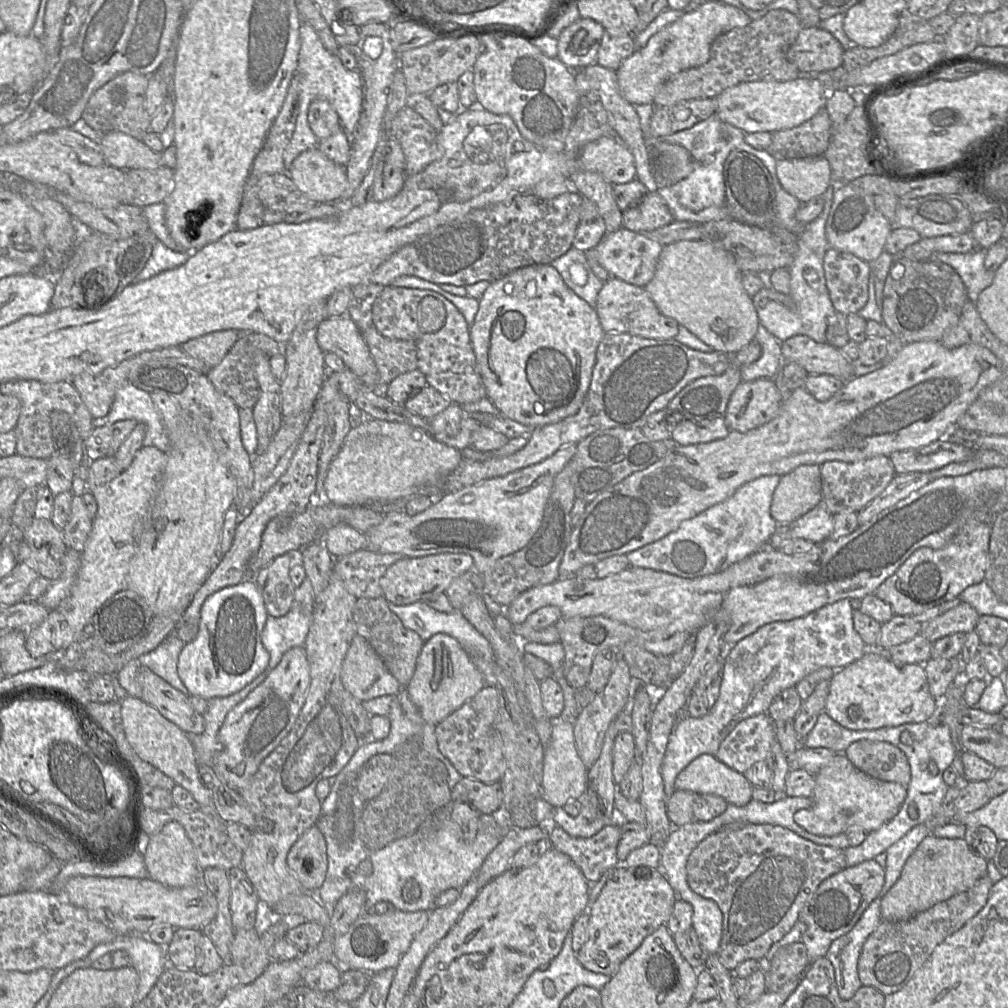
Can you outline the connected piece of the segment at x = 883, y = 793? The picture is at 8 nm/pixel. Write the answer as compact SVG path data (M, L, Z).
M835 753L814 778L812 807L798 810L793 817L799 826L814 835L835 836L845 833L852 826L859 826L867 833L876 830L899 812L907 795L905 786L865 774L843 753Z

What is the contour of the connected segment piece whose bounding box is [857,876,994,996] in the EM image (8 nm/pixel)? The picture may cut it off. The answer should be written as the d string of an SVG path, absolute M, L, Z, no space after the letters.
M985 876L970 889L939 902L906 921L882 921L865 941L858 959L857 970L862 985L874 987L884 996L903 988L934 949L985 906L993 884Z

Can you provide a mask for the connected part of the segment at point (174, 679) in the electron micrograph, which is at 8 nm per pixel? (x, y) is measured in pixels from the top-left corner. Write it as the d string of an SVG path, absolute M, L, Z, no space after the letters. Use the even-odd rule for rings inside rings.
M176 635L167 636L154 650L139 656L138 661L184 695L191 696L177 671L184 645Z

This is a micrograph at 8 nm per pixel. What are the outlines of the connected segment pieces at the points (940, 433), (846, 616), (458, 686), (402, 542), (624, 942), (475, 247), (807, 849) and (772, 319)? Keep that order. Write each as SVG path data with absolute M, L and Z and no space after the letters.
M924 340L908 343L903 346L896 357L881 369L861 376L855 376L844 382L841 389L827 401L818 401L809 393L804 386L795 389L791 395L781 403L778 414L769 422L747 432L730 431L729 434L719 440L708 443L692 444L687 446L674 446L661 460L652 464L644 470L634 472L627 478L599 494L592 501L587 503L586 509L577 522L572 527L571 535L563 558L559 565L558 579L576 577L576 573L582 567L596 563L604 558L614 555L626 555L647 544L660 540L671 532L676 531L686 520L691 519L708 508L719 504L731 497L737 489L744 484L762 476L779 475L783 476L799 466L817 464L822 465L827 461L855 462L875 456L890 456L895 451L916 449L926 446L934 441L945 438L956 426L958 418L975 401L980 392L987 386L994 383L1001 376L1001 362L987 348L977 344L965 344L957 348L946 348L940 341Z
M842 599L826 605L807 616L790 621L776 621L765 624L754 633L728 647L722 655L722 682L720 693L714 706L700 718L681 716L675 723L669 736L661 766L665 795L668 798L675 791L675 780L679 773L694 759L702 754L715 755L721 742L742 720L767 713L772 700L784 689L795 685L811 672L829 667L838 670L859 660L867 650L860 635L854 628L853 608L849 599Z
M437 633L424 642L415 673L406 689L422 719L437 726L486 686L483 674L473 664L462 645L450 635Z
M560 448L539 463L446 493L416 515L408 515L405 510L387 510L381 523L364 533L368 538L367 549L408 557L464 553L473 558L473 569L482 575L499 558L524 548L539 529L554 478L572 456L567 456L565 461L559 461L549 471L542 466L563 452L565 449Z
M621 863L610 873L597 900L586 911L589 914L587 940L576 953L577 960L591 972L612 977L618 971L620 964L641 945L648 935L659 926L666 925L677 899L678 896L659 869L655 869L648 879L639 879L633 875L629 867Z
M571 190L564 194L561 194L552 199L542 199L538 198L531 193L523 193L523 194L516 194L511 198L508 198L504 201L489 204L482 208L474 209L467 214L452 220L450 222L444 223L442 225L437 226L430 232L424 234L423 236L419 237L415 241L406 244L405 246L401 247L395 253L393 253L388 259L386 259L381 265L379 265L370 275L369 277L362 281L361 283L357 284L356 286L352 287L351 289L351 300L347 309L348 316L357 326L360 332L370 328L373 326L372 321L372 306L376 298L380 295L382 290L385 287L392 286L392 283L395 279L401 276L414 276L420 279L432 282L436 285L439 284L451 284L455 286L463 286L466 287L468 285L472 285L479 281L488 281L493 282L496 281L503 276L511 273L514 270L519 268L530 266L530 265L537 265L537 264L550 264L555 259L559 258L563 254L565 254L571 247L572 242L575 237L575 233L580 221L580 208L583 201L583 197L575 190Z
M727 825L703 839L690 853L687 864L689 887L717 903L722 915L722 936L717 955L730 971L747 959L760 961L771 946L799 923L799 915L818 886L826 878L845 869L844 849L815 844L778 825Z
M832 186L821 195L824 197L824 207L818 217L807 223L798 233L794 261L789 268L786 268L790 272L789 296L796 304L795 309L788 309L772 299L765 307L755 308L759 323L780 342L796 336L795 333L798 331L815 332L820 334L822 342L826 342L827 326L836 313L827 290L823 269L823 258L829 249L825 224L832 205Z

